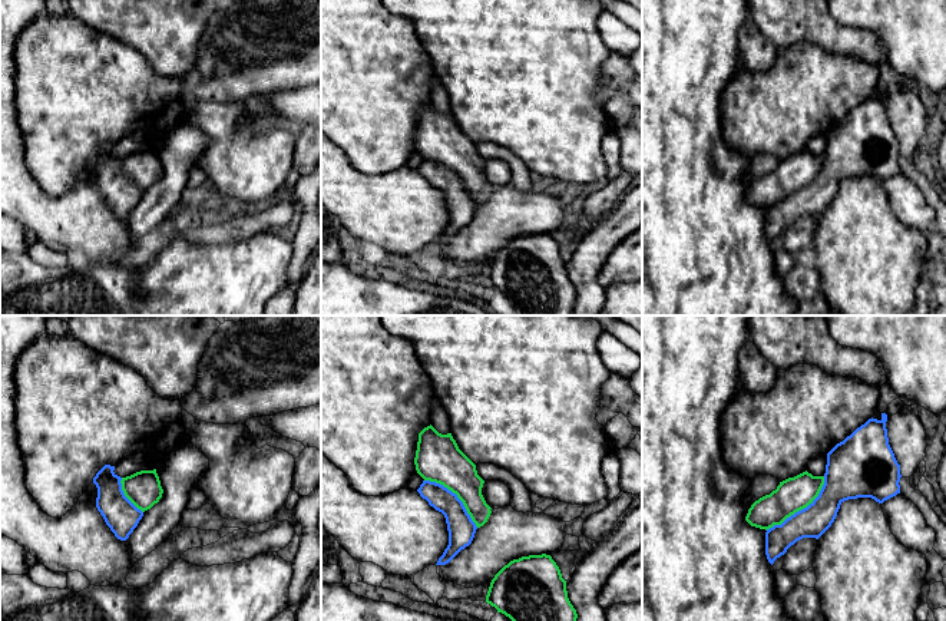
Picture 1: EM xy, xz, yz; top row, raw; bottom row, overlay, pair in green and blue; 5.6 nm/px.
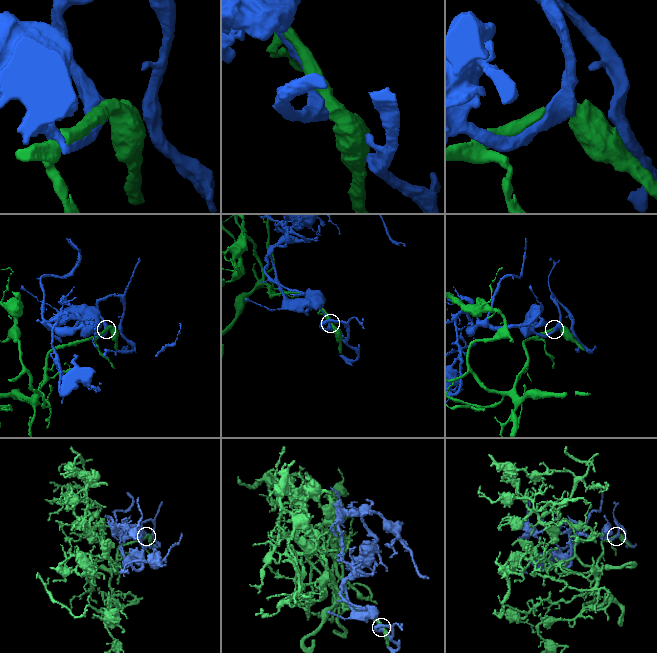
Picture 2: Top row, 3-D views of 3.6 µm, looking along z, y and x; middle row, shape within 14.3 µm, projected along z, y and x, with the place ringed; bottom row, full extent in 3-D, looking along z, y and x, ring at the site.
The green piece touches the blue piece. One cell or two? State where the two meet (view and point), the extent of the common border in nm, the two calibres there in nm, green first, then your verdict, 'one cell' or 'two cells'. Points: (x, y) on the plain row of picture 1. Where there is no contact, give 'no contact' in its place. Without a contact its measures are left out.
yz (800, 188) | 440 nm | 190/180 nm | one cell

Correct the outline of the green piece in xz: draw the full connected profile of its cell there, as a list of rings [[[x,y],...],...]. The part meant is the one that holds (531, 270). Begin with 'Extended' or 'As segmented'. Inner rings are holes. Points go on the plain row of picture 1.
As segmented. [[[529,234],[510,240],[492,258],[486,281],[509,295],[525,316],[572,316],[578,297],[566,270],[566,260],[550,234]]]

